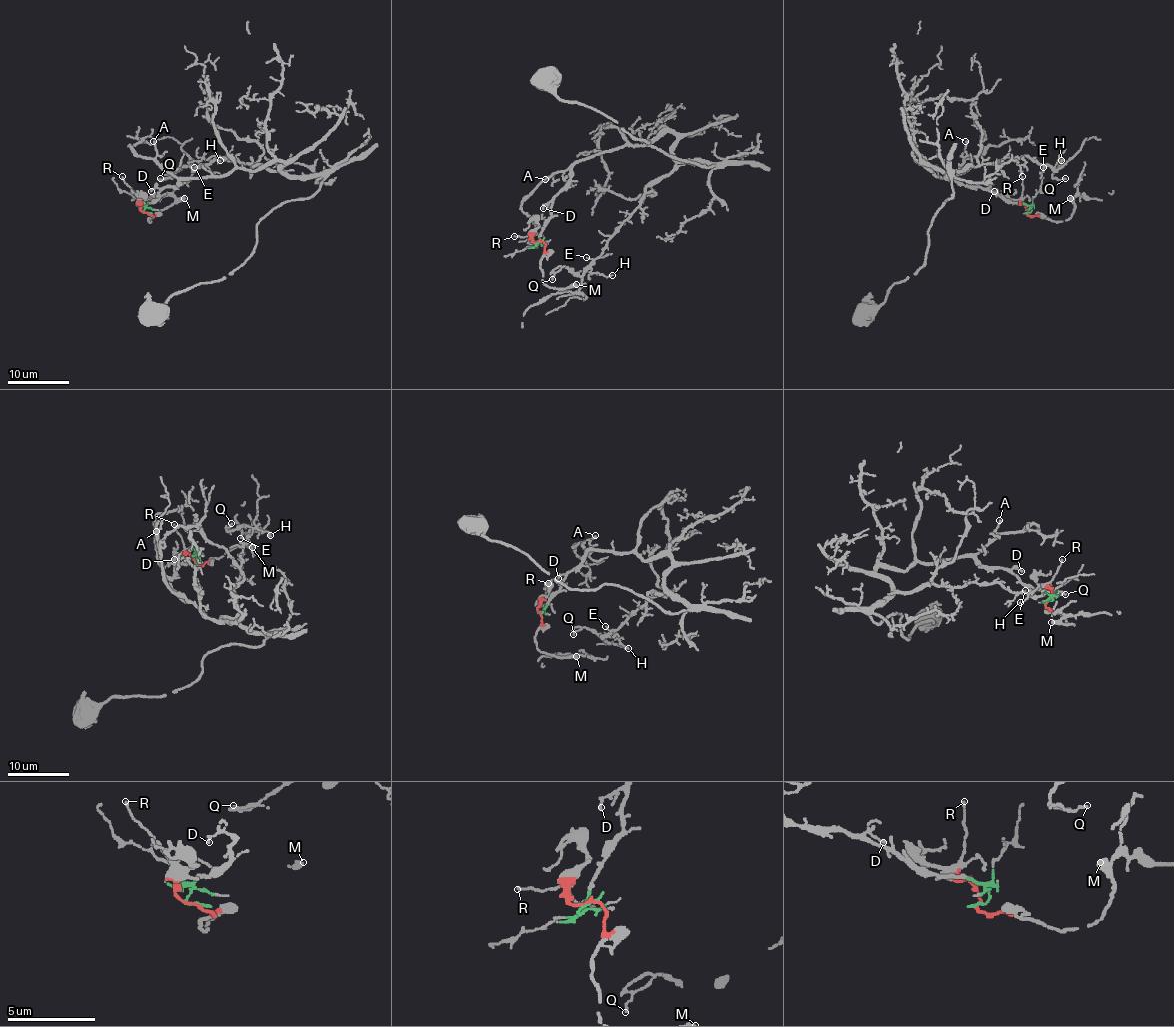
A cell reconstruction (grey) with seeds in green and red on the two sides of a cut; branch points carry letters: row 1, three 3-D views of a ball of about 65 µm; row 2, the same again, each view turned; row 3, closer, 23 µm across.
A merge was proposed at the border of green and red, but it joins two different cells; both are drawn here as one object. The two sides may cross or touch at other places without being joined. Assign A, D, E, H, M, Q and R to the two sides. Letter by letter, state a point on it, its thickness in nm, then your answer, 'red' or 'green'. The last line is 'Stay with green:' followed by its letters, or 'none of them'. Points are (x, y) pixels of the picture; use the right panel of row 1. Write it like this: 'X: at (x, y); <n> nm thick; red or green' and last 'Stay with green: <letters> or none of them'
A: at (965, 141); 150 nm thick; green
D: at (994, 191); 120 nm thick; green
E: at (1043, 167); 80 nm thick; green
H: at (1061, 160); 130 nm thick; green
M: at (1070, 198); 440 nm thick; red
Q: at (1065, 178); 100 nm thick; green
R: at (1022, 176); 100 nm thick; red
Stay with green: A, D, E, H, Q

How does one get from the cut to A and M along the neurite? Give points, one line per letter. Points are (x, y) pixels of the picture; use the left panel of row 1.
A: (146, 213), (143, 211), (146, 205), (162, 190), (177, 185), (178, 181), (155, 161), (154, 141)
M: (146, 213), (152, 216), (148, 221), (185, 198)

